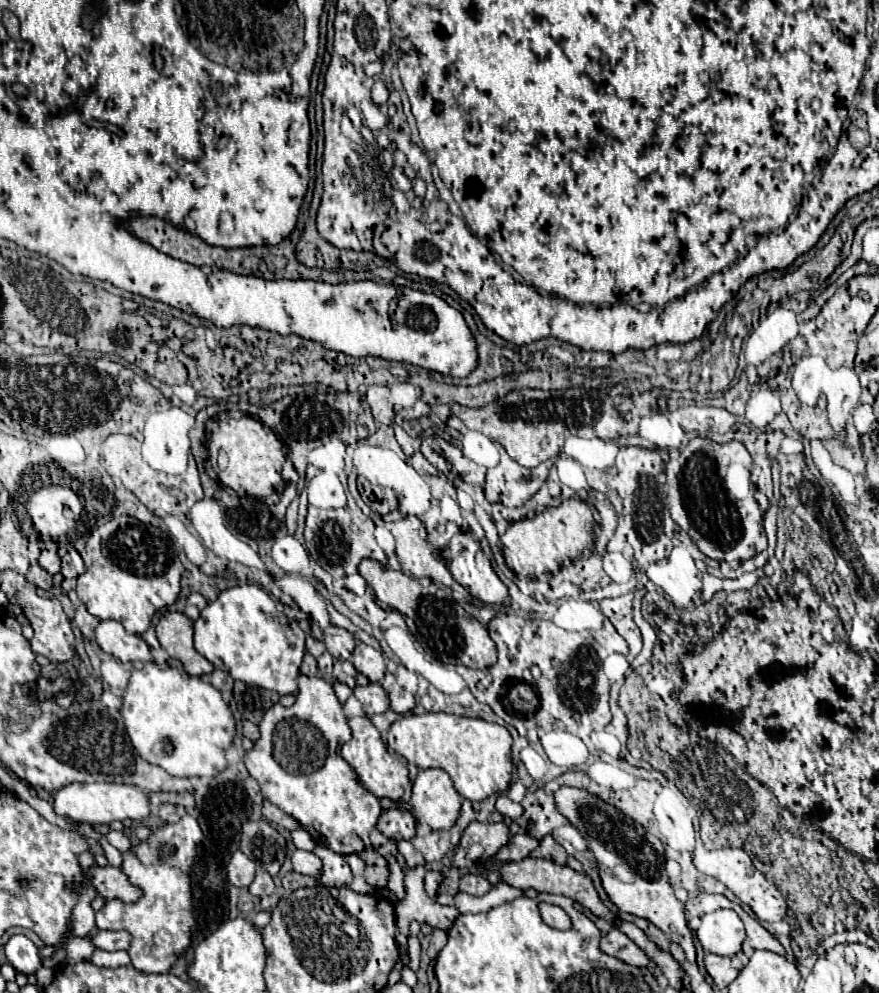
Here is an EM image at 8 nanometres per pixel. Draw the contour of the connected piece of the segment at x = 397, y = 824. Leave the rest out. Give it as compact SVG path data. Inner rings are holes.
M386 809L382 811L380 815L380 821L378 821L378 829L394 839L394 841L400 841L400 839L412 839L416 835L416 819L410 811L406 809Z

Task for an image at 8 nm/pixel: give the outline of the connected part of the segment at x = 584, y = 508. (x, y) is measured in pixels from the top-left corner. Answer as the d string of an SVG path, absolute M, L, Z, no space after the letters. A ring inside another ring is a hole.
M566 499L558 507L548 507L532 519L510 523L502 535L502 551L506 565L524 577L536 577L540 573L552 573L562 567L566 559L576 559L594 543L594 515L582 499Z

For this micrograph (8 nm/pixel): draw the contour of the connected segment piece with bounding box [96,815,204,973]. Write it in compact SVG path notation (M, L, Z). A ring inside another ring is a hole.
M184 815L176 825L162 825L148 841L142 841L140 845L134 845L130 853L124 853L122 871L144 891L144 897L132 905L126 905L118 899L108 901L96 913L96 927L100 931L126 929L132 933L128 955L132 959L132 967L140 973L168 973L176 955L190 945L194 917L188 869L194 863L203 837L198 821L190 815Z

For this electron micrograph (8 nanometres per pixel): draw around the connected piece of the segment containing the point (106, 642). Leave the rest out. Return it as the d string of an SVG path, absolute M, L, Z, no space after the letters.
M100 621L96 627L96 641L100 649L122 663L148 663L152 661L150 647L140 635L126 633L118 621Z

